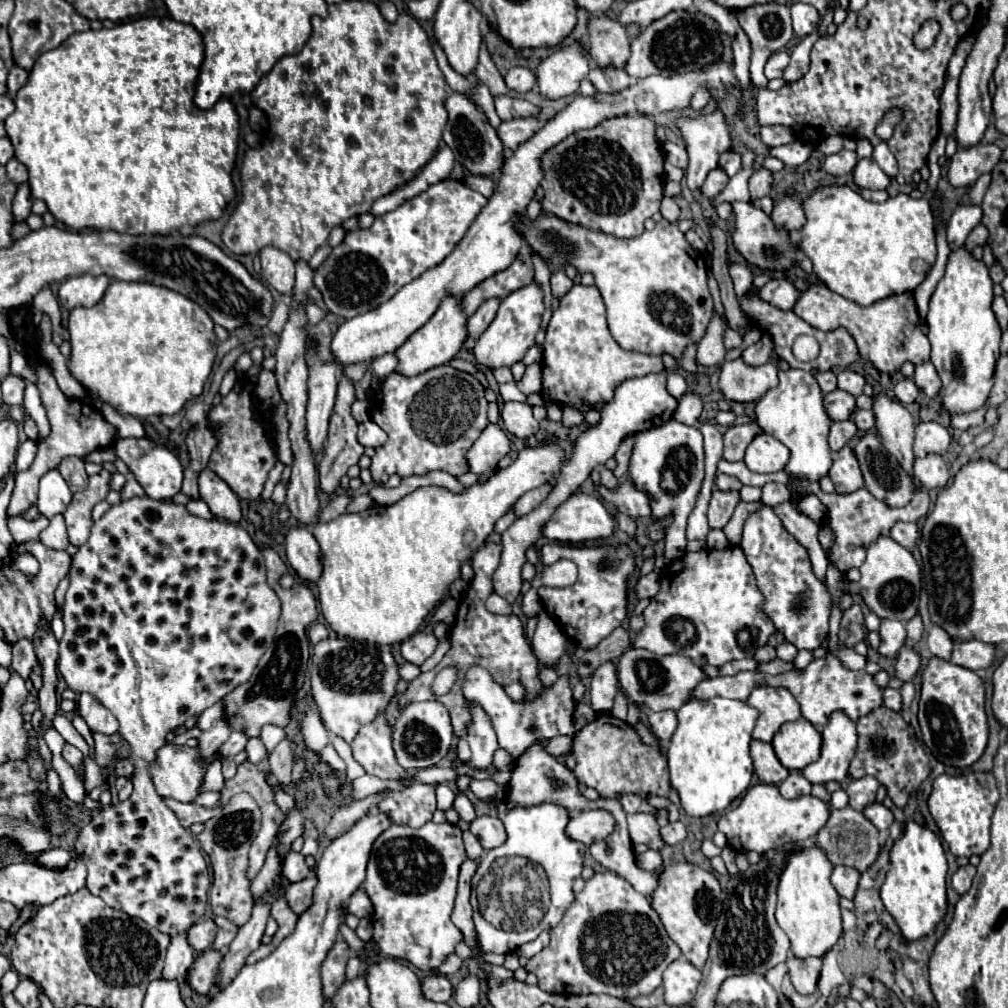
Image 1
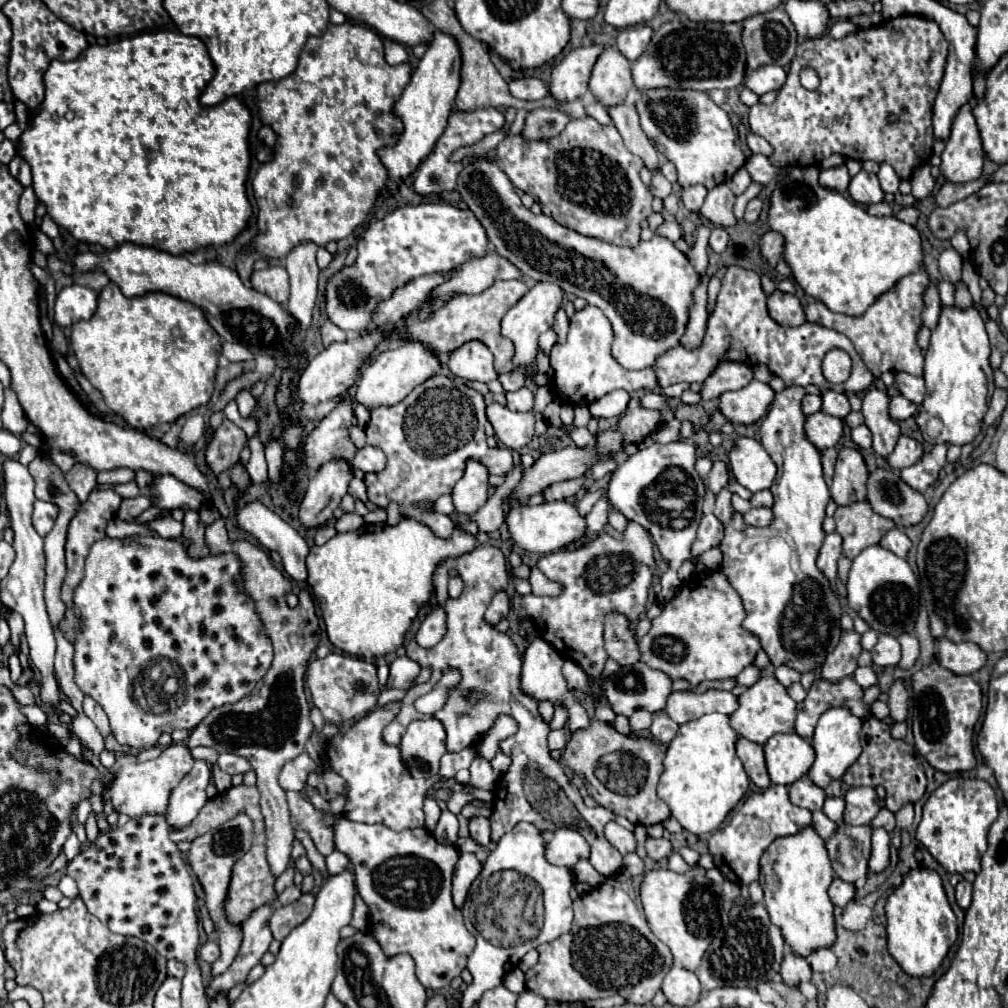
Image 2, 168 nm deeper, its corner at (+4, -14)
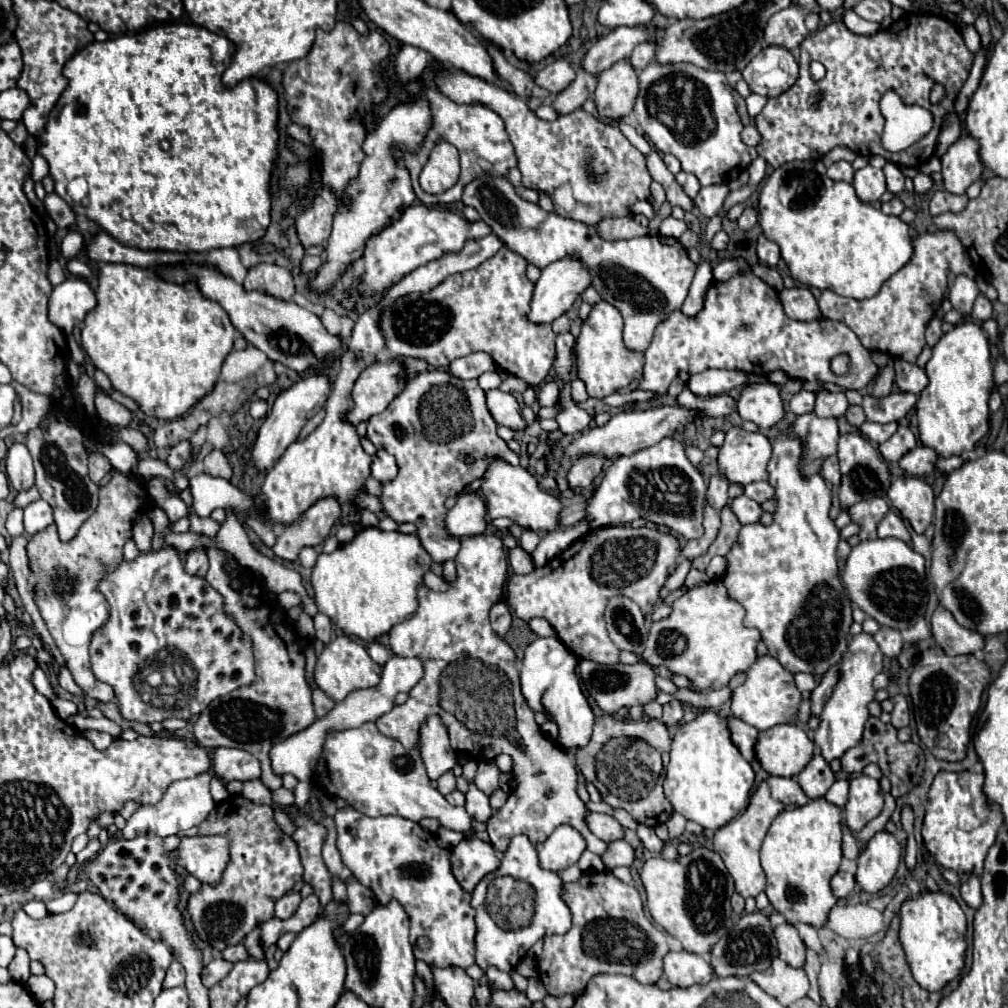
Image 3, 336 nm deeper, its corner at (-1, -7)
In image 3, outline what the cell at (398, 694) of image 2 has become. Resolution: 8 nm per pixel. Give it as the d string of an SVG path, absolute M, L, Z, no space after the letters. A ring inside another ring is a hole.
M318 687L312 689L312 701L314 701L316 717L324 717L334 707L334 701L330 697L326 697L326 693L322 689L318 689Z

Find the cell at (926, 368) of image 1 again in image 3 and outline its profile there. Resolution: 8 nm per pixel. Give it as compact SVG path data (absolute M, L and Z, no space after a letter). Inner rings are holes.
M896 359L894 363L896 369L896 385L900 391L904 393L922 393L922 389L928 385L928 377L926 371L920 369L916 363L908 363L902 359Z

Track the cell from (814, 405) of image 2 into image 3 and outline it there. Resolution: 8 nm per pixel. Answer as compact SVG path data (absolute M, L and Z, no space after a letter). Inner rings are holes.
M800 391L796 393L792 399L790 399L790 409L794 415L804 415L804 413L810 413L814 409L814 399L816 395L810 393L810 391Z

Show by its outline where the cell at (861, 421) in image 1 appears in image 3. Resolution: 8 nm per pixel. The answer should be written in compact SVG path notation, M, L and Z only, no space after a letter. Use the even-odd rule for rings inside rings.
M866 421L860 431L864 437L868 437L872 443L884 443L896 429L896 423L888 423L888 425L882 425L882 423L872 423L872 421Z

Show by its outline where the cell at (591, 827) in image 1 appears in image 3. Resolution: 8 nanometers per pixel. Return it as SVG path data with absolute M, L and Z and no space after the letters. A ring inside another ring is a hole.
M560 825L540 847L538 859L542 869L550 869L560 873L578 863L582 851L586 849L586 841L582 835L570 825Z

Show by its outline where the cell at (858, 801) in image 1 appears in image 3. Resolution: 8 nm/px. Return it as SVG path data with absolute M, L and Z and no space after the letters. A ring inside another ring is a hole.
M856 775L850 781L848 803L844 805L844 821L852 833L864 829L874 817L880 815L884 807L884 797L878 785L878 779L868 775Z

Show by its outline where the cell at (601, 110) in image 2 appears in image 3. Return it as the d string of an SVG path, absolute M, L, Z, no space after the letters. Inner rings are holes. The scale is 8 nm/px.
M620 119L620 121L616 121L616 123L618 123L620 131L628 137L628 141L630 141L630 143L632 143L632 145L646 157L646 153L650 153L650 149L652 149L650 143L648 143L648 141L646 141L646 139L644 139L644 137L642 137L642 135L640 135L640 133L626 121L626 119Z

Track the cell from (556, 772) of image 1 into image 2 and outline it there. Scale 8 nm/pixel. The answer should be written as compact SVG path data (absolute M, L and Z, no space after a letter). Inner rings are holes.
M477 546L473 552L463 554L457 558L457 570L463 580L463 594L459 598L449 598L445 604L447 610L447 634L443 640L425 650L419 648L415 640L407 644L407 656L411 660L419 662L421 666L431 666L433 674L427 684L419 684L407 692L407 696L401 700L401 712L395 716L395 720L383 730L385 742L399 746L399 740L409 726L409 722L421 718L421 714L415 710L413 702L419 698L419 694L431 692L435 682L439 680L441 672L445 668L457 668L463 676L461 684L455 688L453 694L449 694L449 704L445 704L435 718L443 722L447 730L447 752L461 752L467 746L473 746L481 736L487 734L487 730L493 726L495 718L499 714L509 714L517 720L519 730L517 734L509 736L505 742L501 742L501 750L513 758L513 764L509 768L509 774L503 776L505 784L503 786L503 802L495 802L495 810L491 814L491 840L497 842L505 832L509 832L517 822L525 820L535 824L541 832L545 830L555 830L559 826L573 824L577 832L581 832L587 842L591 844L591 858L589 862L593 868L605 876L611 878L621 870L621 852L605 840L603 828L607 822L615 820L615 814L603 806L597 806L597 810L589 810L583 804L583 798L579 790L571 784L571 780L565 776L563 768L559 762L555 762L549 756L547 750L547 734L549 734L549 724L541 718L537 710L537 700L527 696L521 690L521 654L517 652L517 646L513 640L505 634L495 630L495 626L487 624L483 618L483 610L487 610L491 598L495 592L505 590L509 586L509 574L507 574L507 562L505 556L499 548L495 546ZM501 680L501 682L497 682ZM561 790L561 792L557 792ZM561 794L561 798L559 798ZM563 794L565 794L565 804L563 804ZM547 808L549 808L549 818L547 818ZM561 808L575 808L577 810L577 820L571 822L565 810ZM547 824L547 826L545 826Z

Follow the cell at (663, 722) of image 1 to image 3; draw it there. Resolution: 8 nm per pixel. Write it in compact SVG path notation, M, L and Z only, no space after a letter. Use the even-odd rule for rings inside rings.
M670 701L670 703L664 705L664 717L662 717L662 721L670 727L670 725L680 723L682 721L682 715L684 715L682 703L680 701Z

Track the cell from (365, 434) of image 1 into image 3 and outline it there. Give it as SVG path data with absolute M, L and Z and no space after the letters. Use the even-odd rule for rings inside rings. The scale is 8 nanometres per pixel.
M380 449L374 457L372 457L372 477L380 483L386 483L386 481L392 481L396 475L398 475L398 467L396 467L396 461L390 453L386 453L384 449Z

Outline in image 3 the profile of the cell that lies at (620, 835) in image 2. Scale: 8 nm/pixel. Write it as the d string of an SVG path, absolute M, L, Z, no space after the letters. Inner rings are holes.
M588 813L586 825L602 841L616 841L624 837L622 825L612 815L606 815L606 813Z

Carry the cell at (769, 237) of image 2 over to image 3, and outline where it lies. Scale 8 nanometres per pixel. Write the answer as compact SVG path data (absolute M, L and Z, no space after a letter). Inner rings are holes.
M764 235L758 237L756 253L758 253L758 259L768 267L776 267L776 263L780 261L780 247L774 241L768 241Z

